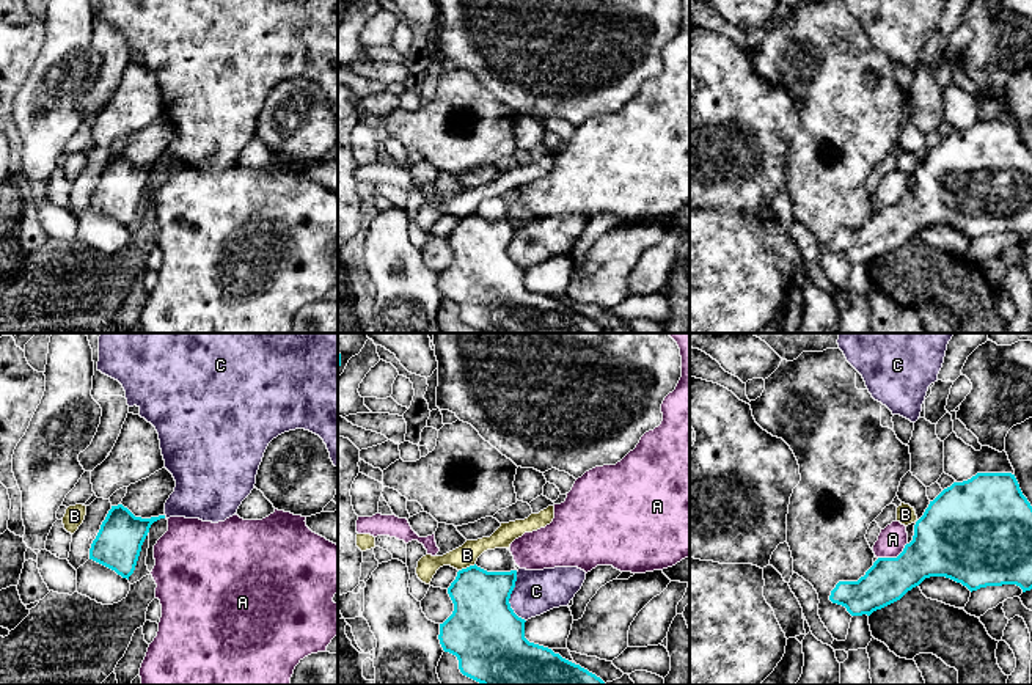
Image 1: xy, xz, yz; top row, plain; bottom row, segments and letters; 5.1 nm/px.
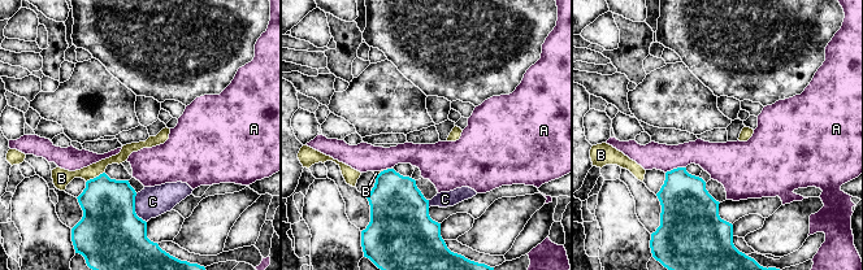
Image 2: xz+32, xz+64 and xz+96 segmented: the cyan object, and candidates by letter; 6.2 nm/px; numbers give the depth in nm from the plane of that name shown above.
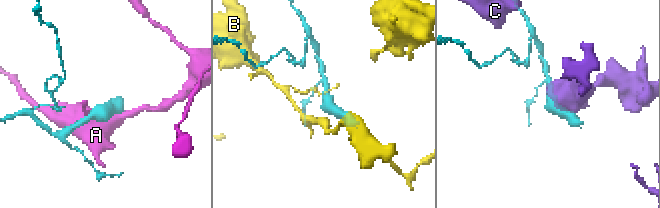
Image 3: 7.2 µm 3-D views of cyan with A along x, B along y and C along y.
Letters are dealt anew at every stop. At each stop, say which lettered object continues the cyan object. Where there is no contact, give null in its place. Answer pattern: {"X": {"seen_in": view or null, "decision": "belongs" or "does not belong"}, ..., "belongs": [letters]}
{"A": {"seen_in": "yz", "decision": "does not belong"}, "B": {"seen_in": "xz", "decision": "does not belong"}, "C": {"seen_in": "xz", "decision": "does not belong"}, "belongs": []}

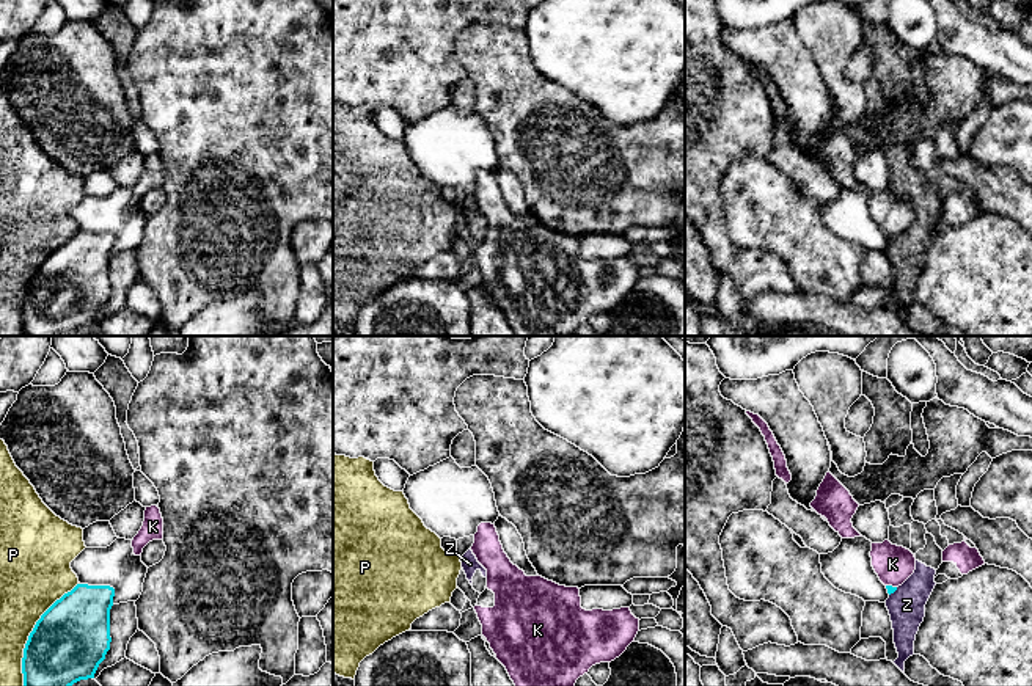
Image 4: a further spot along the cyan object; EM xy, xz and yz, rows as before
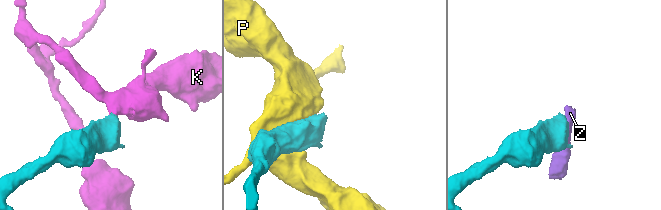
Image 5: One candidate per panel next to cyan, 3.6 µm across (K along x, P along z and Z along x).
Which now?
{"K": {"seen_in": "yz", "decision": "belongs"}, "P": {"seen_in": "xy", "decision": "does not belong"}, "Z": {"seen_in": "yz", "decision": "does not belong"}, "belongs": ["K"]}

